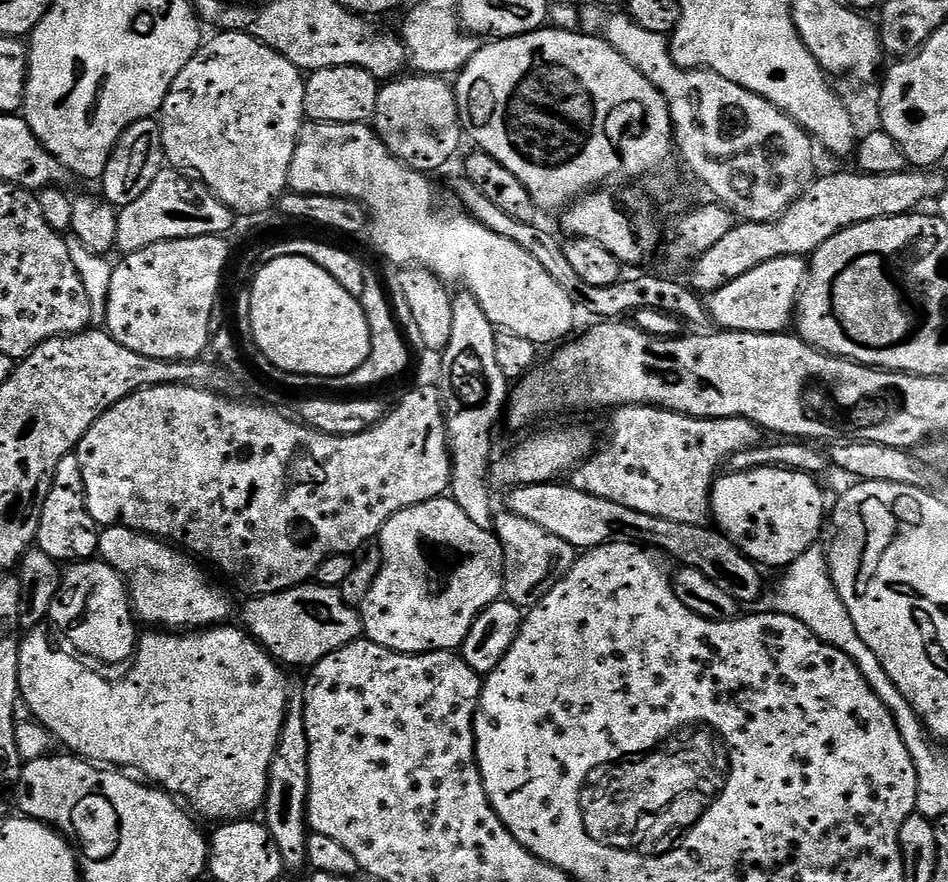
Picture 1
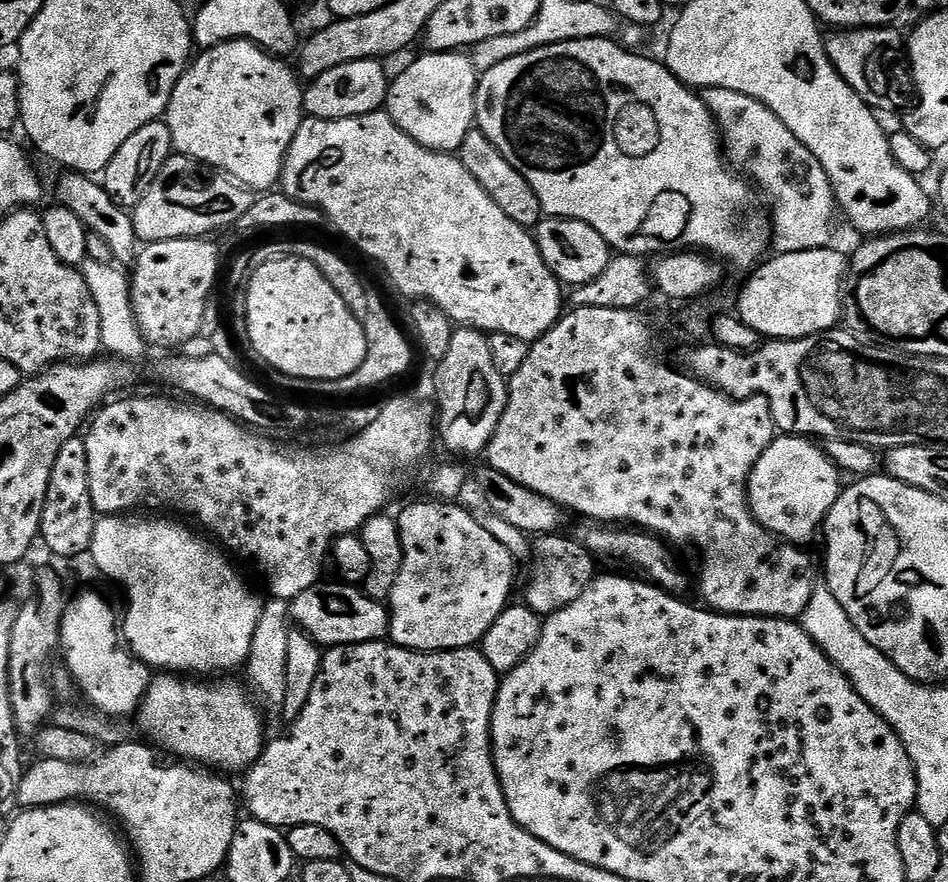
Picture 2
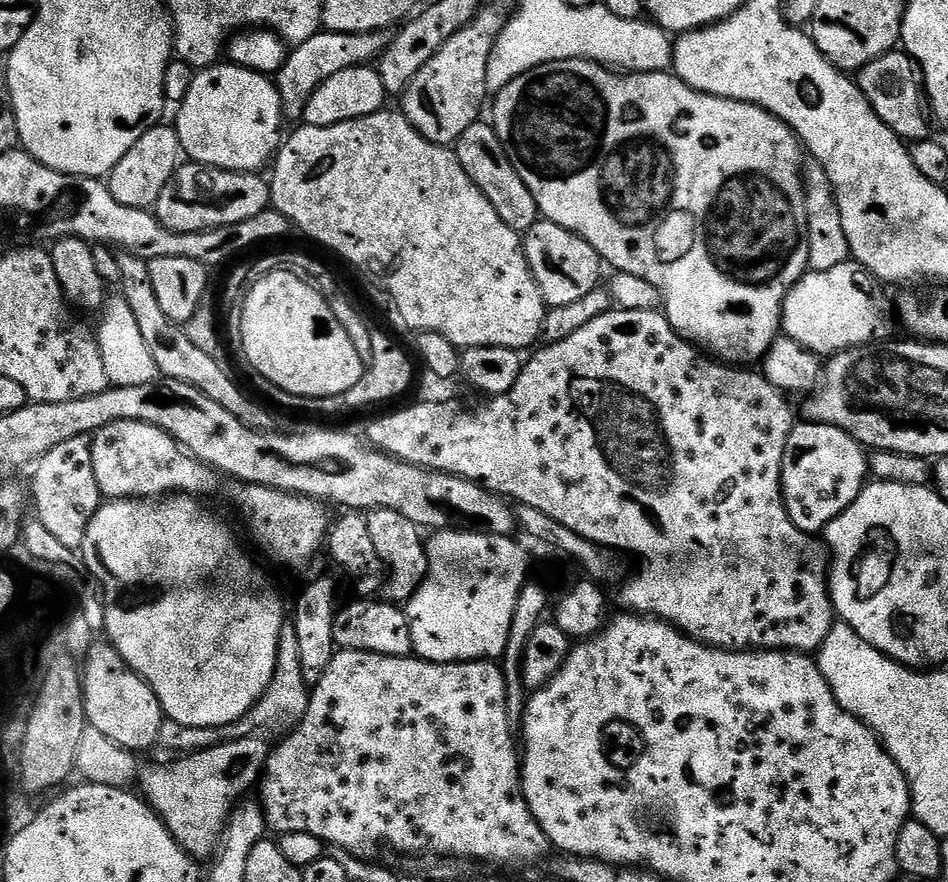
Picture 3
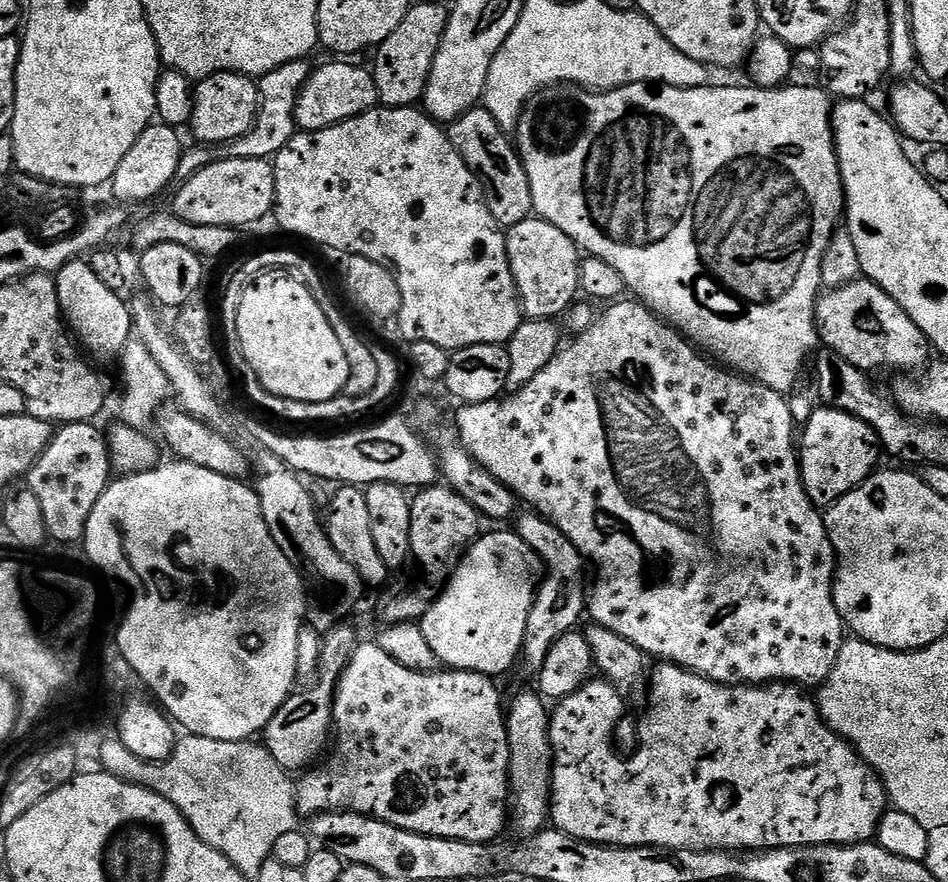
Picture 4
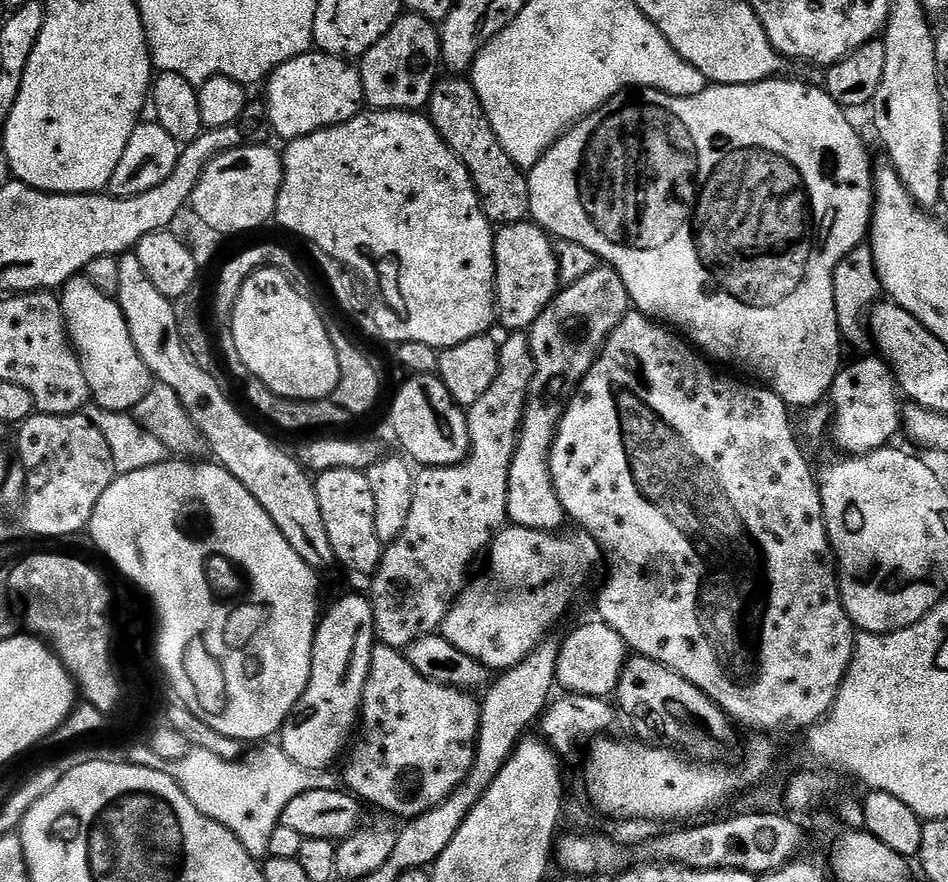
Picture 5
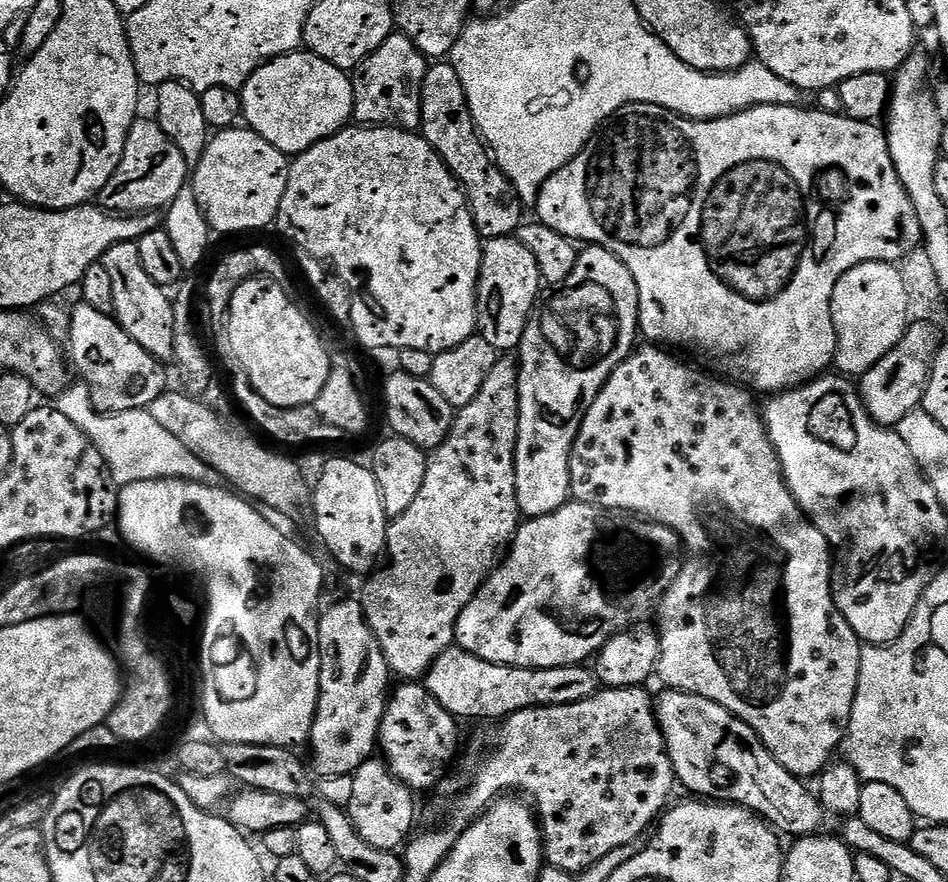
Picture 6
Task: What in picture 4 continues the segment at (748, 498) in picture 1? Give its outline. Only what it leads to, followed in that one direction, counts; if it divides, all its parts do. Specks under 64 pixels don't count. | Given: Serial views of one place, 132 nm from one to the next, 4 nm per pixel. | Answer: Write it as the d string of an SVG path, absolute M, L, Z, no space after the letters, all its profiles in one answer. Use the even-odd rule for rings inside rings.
M820 406L808 417L803 428L804 437L801 435L798 440L800 477L813 504L835 504L877 471L879 464L876 463L882 457L882 449L880 440L866 421L841 412L839 408Z

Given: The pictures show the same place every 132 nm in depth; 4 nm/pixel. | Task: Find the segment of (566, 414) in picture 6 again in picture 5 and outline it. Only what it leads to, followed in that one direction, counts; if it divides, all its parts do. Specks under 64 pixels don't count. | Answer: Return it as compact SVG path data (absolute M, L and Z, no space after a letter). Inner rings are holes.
M598 266L595 271L591 272L586 276L586 278L582 278L578 282L574 284L569 284L567 286L561 287L560 291L563 296L576 296L574 300L570 298L570 304L574 304L574 308L578 308L576 312L582 312L584 316L588 316L588 320L590 320L590 332L588 332L588 340L582 344L582 346L574 346L574 348L570 348L570 346L564 346L564 342L562 342L562 336L560 336L560 322L558 322L558 318L556 318L556 314L554 314L554 308L550 307L550 312L546 314L546 318L541 318L540 316L536 319L534 323L532 323L530 331L535 334L536 336L536 348L532 352L532 357L534 358L534 366L536 369L534 370L534 378L530 382L530 390L528 391L528 401L526 402L526 406L524 407L524 420L520 424L520 435L516 438L516 453L514 454L514 458L512 459L512 465L510 466L510 478L508 479L508 518L509 521L515 527L518 528L529 528L530 530L536 530L538 532L550 532L555 533L557 530L560 530L560 527L563 526L563 524L566 524L566 517L564 515L564 507L562 506L562 502L558 502L558 494L554 490L554 482L552 481L552 465L550 463L552 458L552 444L554 441L556 441L556 431L558 430L558 426L560 425L560 420L564 416L564 410L569 400L572 399L573 396L576 395L576 389L580 387L580 383L584 381L586 378L586 374L589 372L591 367L589 366L588 362L590 362L590 358L593 358L592 354L594 354L594 350L596 349L596 346L598 346L598 342L602 342L602 338L609 339L612 331L616 329L622 322L622 318L625 316L626 313L630 310L630 301L628 299L628 291L626 290L626 286L622 282L622 278L617 274L616 271L614 271L612 268L607 266ZM542 340L556 340L556 342L562 342L562 348L564 348L564 352L568 354L568 358L562 362L550 362L550 364L546 364L544 366L544 362L542 362Z

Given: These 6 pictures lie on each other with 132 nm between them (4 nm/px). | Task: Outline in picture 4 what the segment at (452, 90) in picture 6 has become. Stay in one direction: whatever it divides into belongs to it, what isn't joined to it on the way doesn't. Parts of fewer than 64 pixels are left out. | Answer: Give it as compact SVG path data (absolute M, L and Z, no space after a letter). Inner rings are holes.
M477 106L451 121L447 129L454 150L458 150L466 166L476 175L484 191L486 206L490 214L500 223L501 229L513 228L518 222L529 219L533 215L532 195L530 194L530 178L520 161L520 153L509 133L489 114L488 109Z

